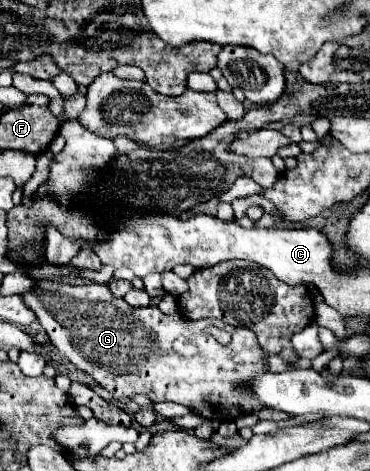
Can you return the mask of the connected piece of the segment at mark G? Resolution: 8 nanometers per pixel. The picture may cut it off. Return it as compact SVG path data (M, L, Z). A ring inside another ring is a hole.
M45 281L45 285L37 283L21 293L21 299L35 311L55 349L117 397L129 399L135 393L143 393L155 403L175 401L195 411L207 403L213 407L237 405L243 413L263 407L257 401L241 401L233 393L237 381L249 381L253 373L267 371L263 361L265 353L257 345L255 333L245 327L231 327L221 319L189 321L179 317L179 313L165 315L159 307L135 309L123 299L115 299L107 285L97 283L71 285ZM209 325L229 331L233 341L219 345L205 333Z

